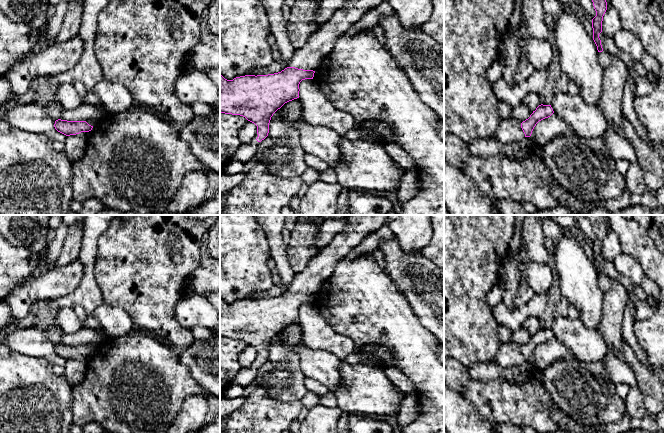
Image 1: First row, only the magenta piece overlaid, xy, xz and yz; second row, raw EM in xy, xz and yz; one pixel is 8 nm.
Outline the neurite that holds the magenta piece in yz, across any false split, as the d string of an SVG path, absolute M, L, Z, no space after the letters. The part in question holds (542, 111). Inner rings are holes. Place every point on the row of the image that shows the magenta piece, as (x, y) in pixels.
M539 105L528 119L522 123L514 118L507 118L500 122L499 128L493 140L502 143L520 141L524 137L530 137L536 124L550 117L554 113L551 105Z

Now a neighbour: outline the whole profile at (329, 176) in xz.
M328 167L326 170L320 172L319 180L328 184L337 183L335 170L332 167Z

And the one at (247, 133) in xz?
M249 121L239 131L239 139L241 144L249 143L255 137L256 134L257 134L257 126Z

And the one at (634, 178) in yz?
M638 162L630 164L624 178L629 192L641 195L646 190L643 170Z

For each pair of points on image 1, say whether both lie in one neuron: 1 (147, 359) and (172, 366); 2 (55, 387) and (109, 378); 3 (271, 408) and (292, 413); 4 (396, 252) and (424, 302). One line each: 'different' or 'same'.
1: same
2: different
3: same
4: same

